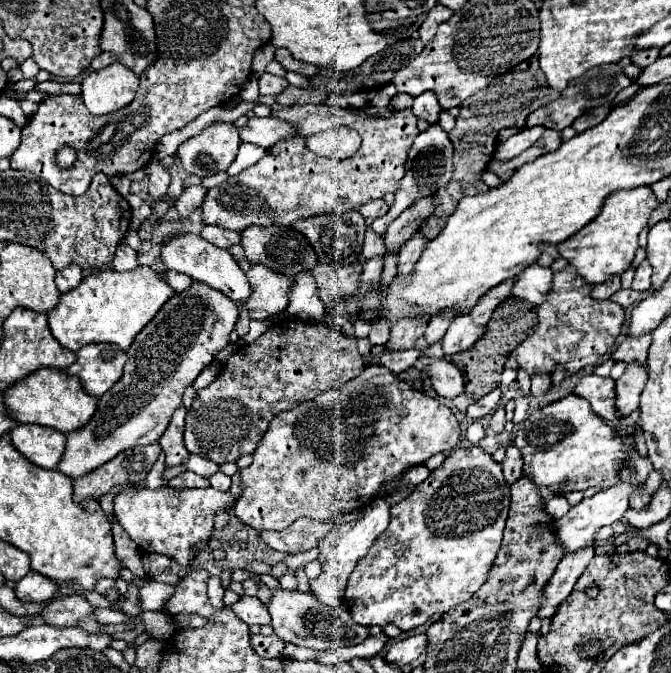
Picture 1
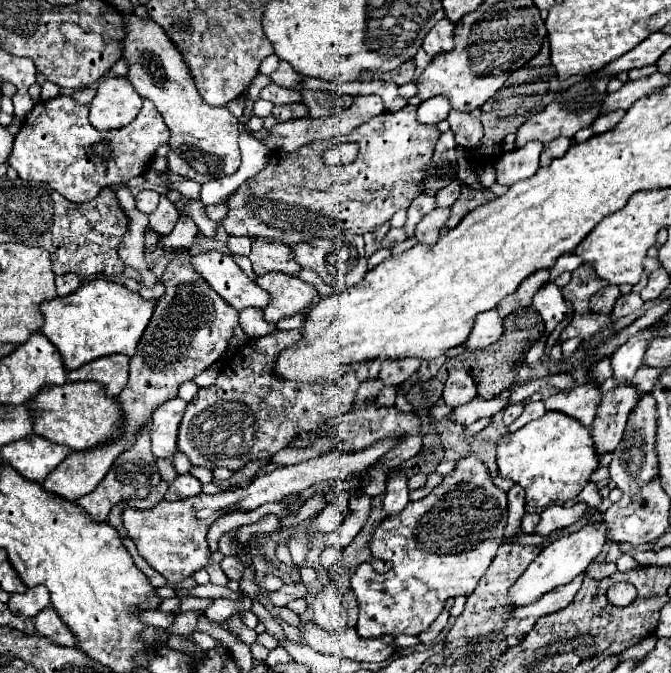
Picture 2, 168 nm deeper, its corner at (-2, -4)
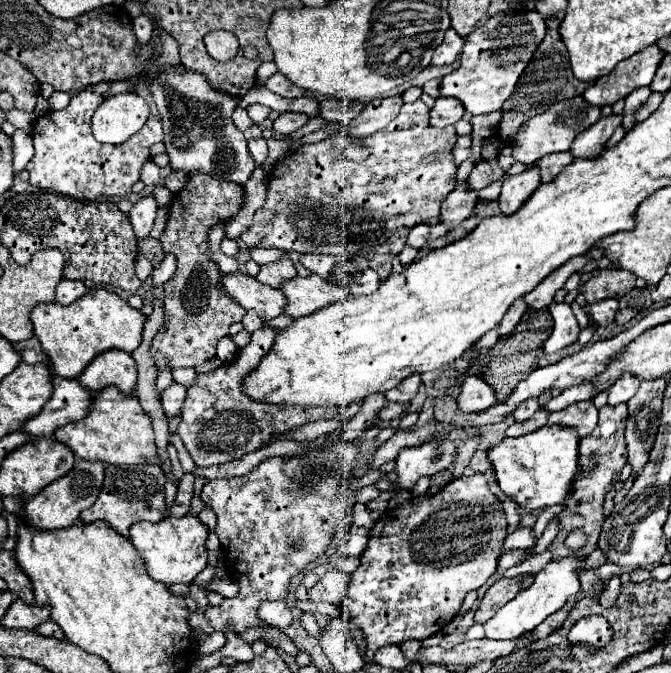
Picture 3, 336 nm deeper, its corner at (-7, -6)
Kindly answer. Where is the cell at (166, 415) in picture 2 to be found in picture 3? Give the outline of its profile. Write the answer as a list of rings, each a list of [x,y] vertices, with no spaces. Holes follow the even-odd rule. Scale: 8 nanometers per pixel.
[[[171,384],[163,396],[161,396],[161,406],[163,406],[163,412],[169,420],[181,416],[181,408],[183,408],[183,400],[185,400],[185,394],[187,390],[181,386],[181,384]]]

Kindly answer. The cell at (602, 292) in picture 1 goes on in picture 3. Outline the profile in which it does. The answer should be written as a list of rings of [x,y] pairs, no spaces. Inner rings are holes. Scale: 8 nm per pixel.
[[[607,298],[607,300],[599,300],[591,306],[585,306],[585,312],[599,324],[599,326],[607,326],[615,320],[615,312],[619,310],[619,298]]]

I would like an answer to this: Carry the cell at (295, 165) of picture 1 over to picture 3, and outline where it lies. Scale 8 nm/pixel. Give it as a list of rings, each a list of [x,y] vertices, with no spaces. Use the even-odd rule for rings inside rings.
[[[417,100],[413,104],[403,104],[401,112],[393,118],[393,122],[387,126],[391,130],[381,130],[381,132],[375,132],[369,136],[369,156],[359,162],[359,166],[351,160],[345,158],[343,154],[343,148],[345,148],[345,138],[343,136],[333,136],[333,138],[327,138],[327,140],[321,140],[317,144],[303,144],[301,148],[298,148],[291,154],[287,154],[287,158],[277,164],[269,176],[267,176],[267,198],[265,198],[265,204],[255,212],[253,216],[253,224],[251,228],[247,228],[243,234],[241,234],[241,240],[253,248],[253,246],[259,246],[259,248],[279,248],[279,250],[285,250],[285,252],[299,252],[299,254],[305,254],[305,252],[317,252],[317,254],[343,254],[345,252],[345,244],[365,244],[363,248],[371,248],[375,254],[399,254],[405,246],[405,236],[407,236],[407,230],[415,224],[421,224],[423,220],[427,218],[437,218],[439,216],[439,208],[441,208],[441,202],[445,200],[445,196],[455,188],[455,172],[457,172],[457,166],[453,162],[453,156],[451,156],[451,144],[455,144],[457,140],[457,134],[455,134],[455,128],[433,128],[429,126],[429,108]]]

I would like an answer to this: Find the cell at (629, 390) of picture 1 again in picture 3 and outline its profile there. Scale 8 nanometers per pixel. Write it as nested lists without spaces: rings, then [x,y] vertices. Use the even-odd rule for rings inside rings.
[[[605,404],[603,408],[599,408],[599,422],[595,426],[595,430],[581,438],[579,444],[579,476],[575,480],[575,488],[571,492],[571,496],[567,498],[567,514],[559,514],[561,518],[561,530],[557,534],[557,538],[553,540],[553,544],[549,546],[553,558],[563,558],[563,556],[571,556],[571,552],[577,552],[579,556],[589,556],[597,544],[601,526],[603,526],[603,500],[607,496],[609,490],[613,490],[613,484],[619,476],[619,472],[623,470],[623,466],[627,464],[627,448],[625,448],[625,420],[627,420],[627,404]],[[573,530],[581,530],[587,534],[587,544],[579,550],[571,550],[565,546],[565,538],[569,532]]]

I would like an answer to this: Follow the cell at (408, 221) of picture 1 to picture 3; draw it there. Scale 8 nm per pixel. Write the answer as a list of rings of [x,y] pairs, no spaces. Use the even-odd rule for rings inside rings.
[[[481,160],[481,162],[471,170],[471,174],[469,174],[469,178],[467,178],[467,186],[469,186],[469,190],[479,192],[481,188],[485,188],[485,186],[489,186],[489,184],[501,180],[503,174],[505,174],[505,172],[501,170],[501,166],[499,166],[495,160],[493,160],[493,162]]]

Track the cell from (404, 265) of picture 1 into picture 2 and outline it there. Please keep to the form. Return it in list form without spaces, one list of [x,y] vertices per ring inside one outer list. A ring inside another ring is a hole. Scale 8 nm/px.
[[[434,208],[432,212],[428,212],[416,226],[416,238],[418,242],[426,242],[426,244],[434,244],[440,236],[440,228],[446,226],[450,218],[450,208],[448,210],[440,210],[440,208]]]

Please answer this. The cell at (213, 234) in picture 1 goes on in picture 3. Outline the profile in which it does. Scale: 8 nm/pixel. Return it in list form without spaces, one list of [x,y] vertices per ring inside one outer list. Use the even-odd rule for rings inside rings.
[[[249,248],[249,256],[251,260],[255,260],[257,264],[267,264],[273,260],[283,258],[283,250],[275,250],[275,248]]]

